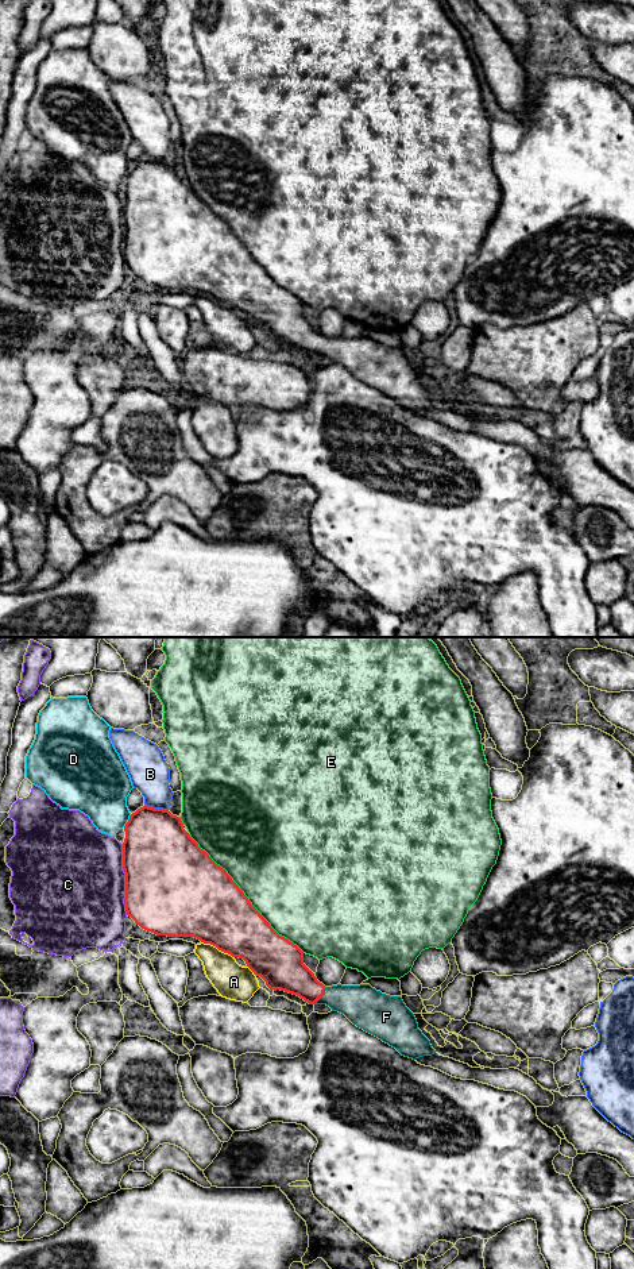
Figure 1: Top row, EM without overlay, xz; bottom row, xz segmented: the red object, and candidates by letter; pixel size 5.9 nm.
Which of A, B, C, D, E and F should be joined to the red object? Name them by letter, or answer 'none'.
F

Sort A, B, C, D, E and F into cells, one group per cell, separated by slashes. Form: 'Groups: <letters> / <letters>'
Groups: A / B / C / D / E / F

